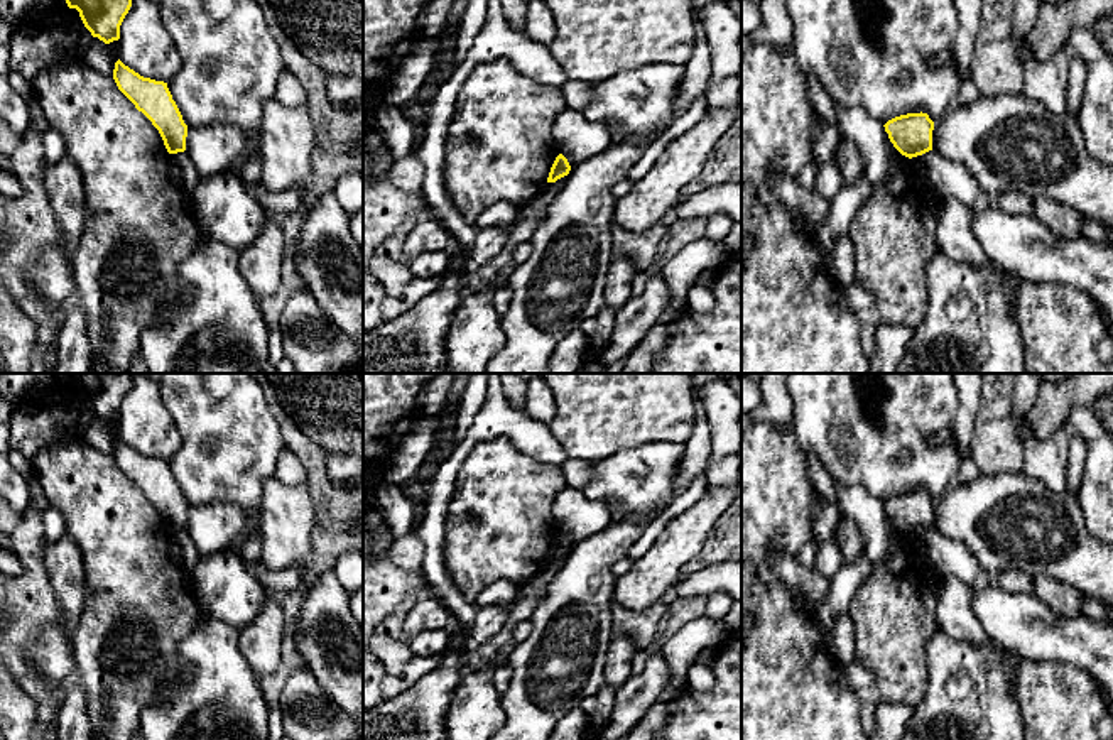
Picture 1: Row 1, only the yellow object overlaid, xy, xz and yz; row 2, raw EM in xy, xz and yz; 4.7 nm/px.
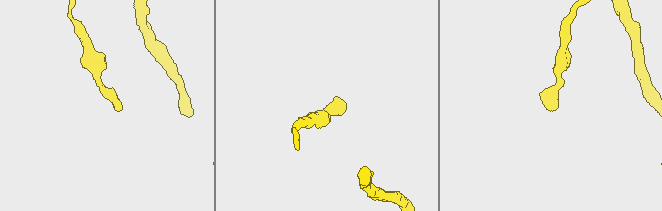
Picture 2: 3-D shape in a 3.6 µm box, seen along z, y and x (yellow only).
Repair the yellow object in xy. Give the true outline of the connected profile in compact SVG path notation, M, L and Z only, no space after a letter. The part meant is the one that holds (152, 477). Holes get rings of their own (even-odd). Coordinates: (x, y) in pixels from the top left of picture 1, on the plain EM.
M120 438L115 441L113 458L118 468L159 509L169 532L186 529L187 503L172 478L167 461L144 456Z

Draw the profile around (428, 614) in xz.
M431 593L421 596L410 608L404 622L404 635L407 640L419 632L446 628L456 625L453 613Z

